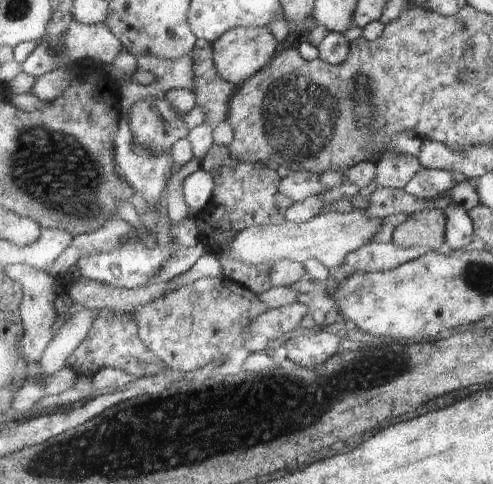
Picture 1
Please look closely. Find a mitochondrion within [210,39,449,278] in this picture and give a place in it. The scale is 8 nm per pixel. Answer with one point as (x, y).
(297, 116)

